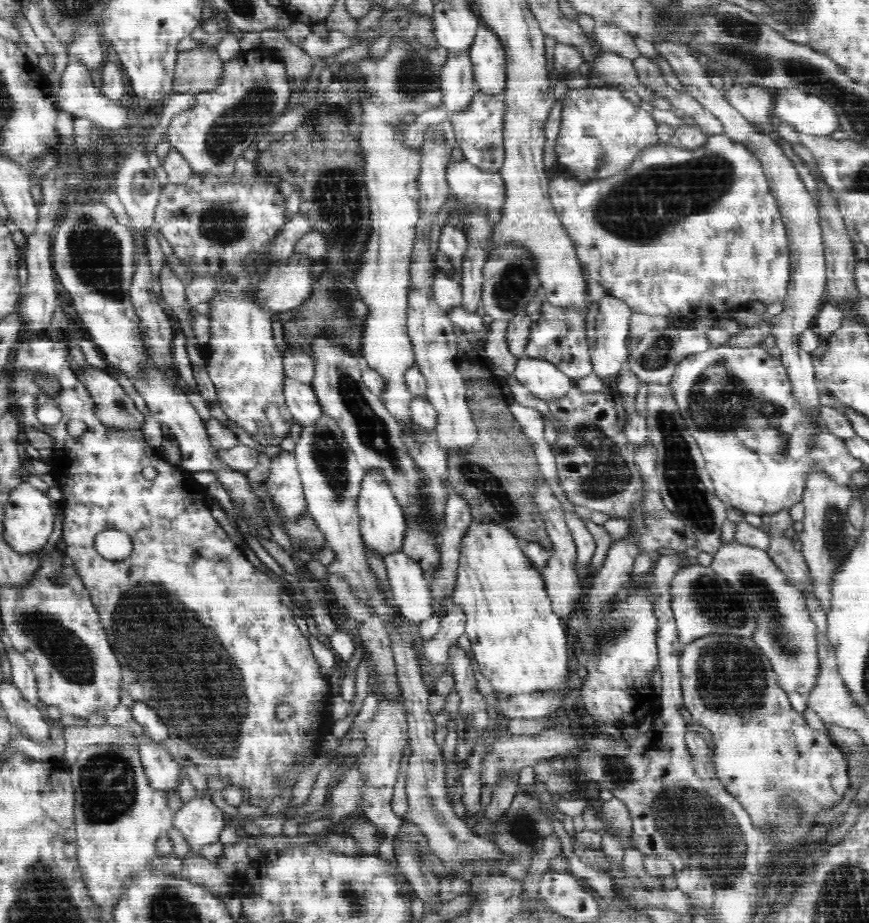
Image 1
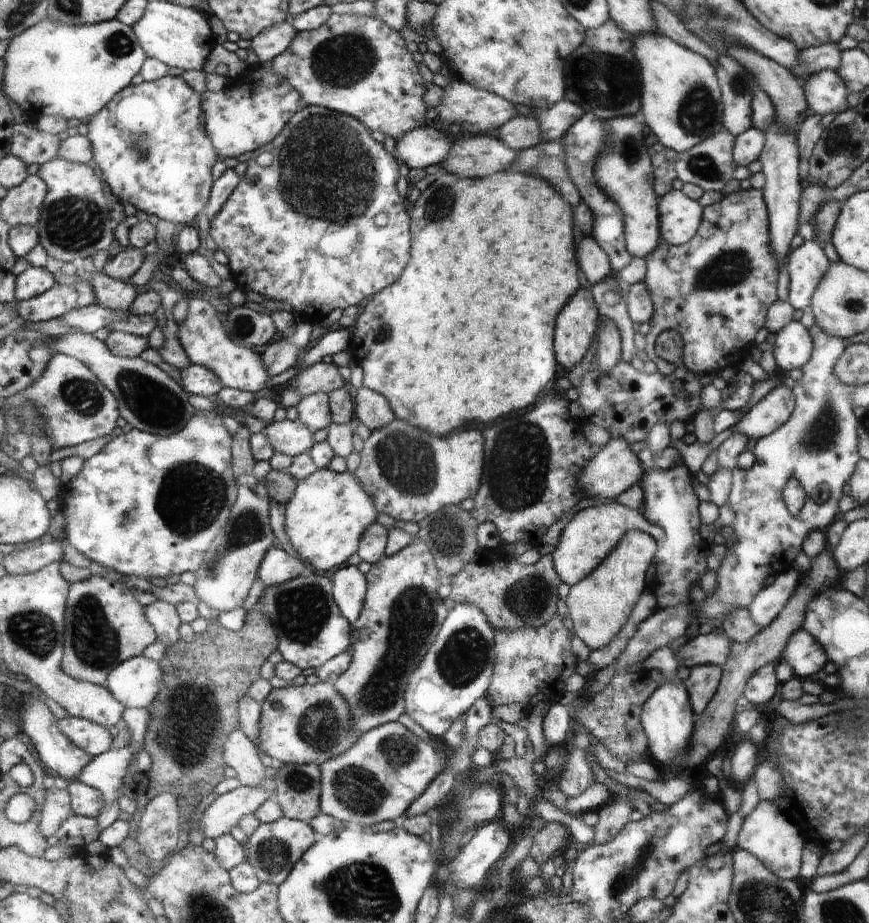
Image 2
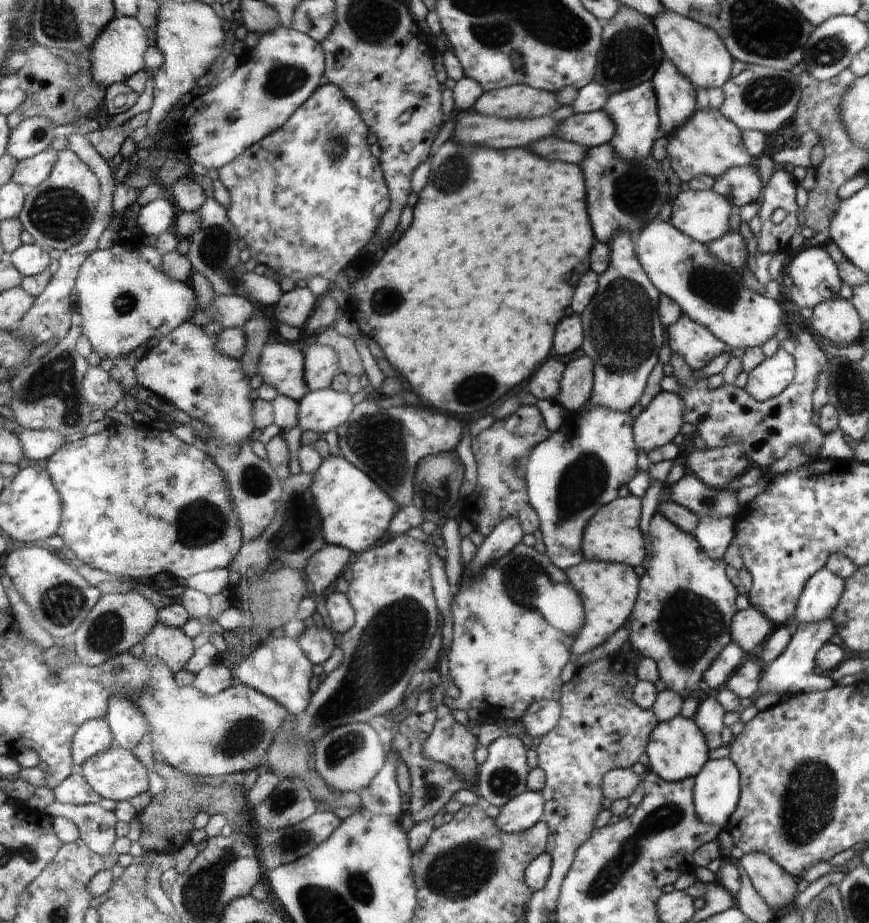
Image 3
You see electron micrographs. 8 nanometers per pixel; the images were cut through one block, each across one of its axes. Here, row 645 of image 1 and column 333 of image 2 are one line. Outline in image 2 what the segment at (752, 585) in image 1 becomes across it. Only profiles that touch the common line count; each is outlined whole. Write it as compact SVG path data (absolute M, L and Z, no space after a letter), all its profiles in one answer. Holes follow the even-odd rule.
M399 721L370 729L340 756L320 764L322 768L321 809L348 826L370 827L407 814L410 804L424 794L434 778L442 774L448 758L418 740Z

